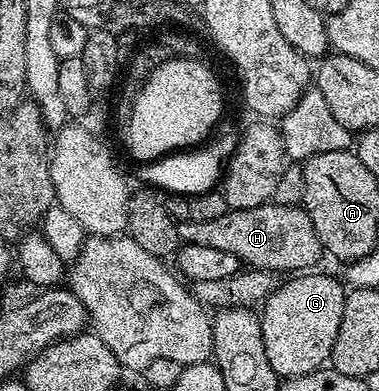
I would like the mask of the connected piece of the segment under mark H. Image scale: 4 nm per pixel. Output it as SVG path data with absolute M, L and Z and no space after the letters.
M277 202L262 203L253 209L228 210L213 221L176 222L177 233L183 243L209 245L209 249L222 249L233 253L242 264L257 271L276 273L303 273L325 252L309 219L309 213L302 206L281 205Z

